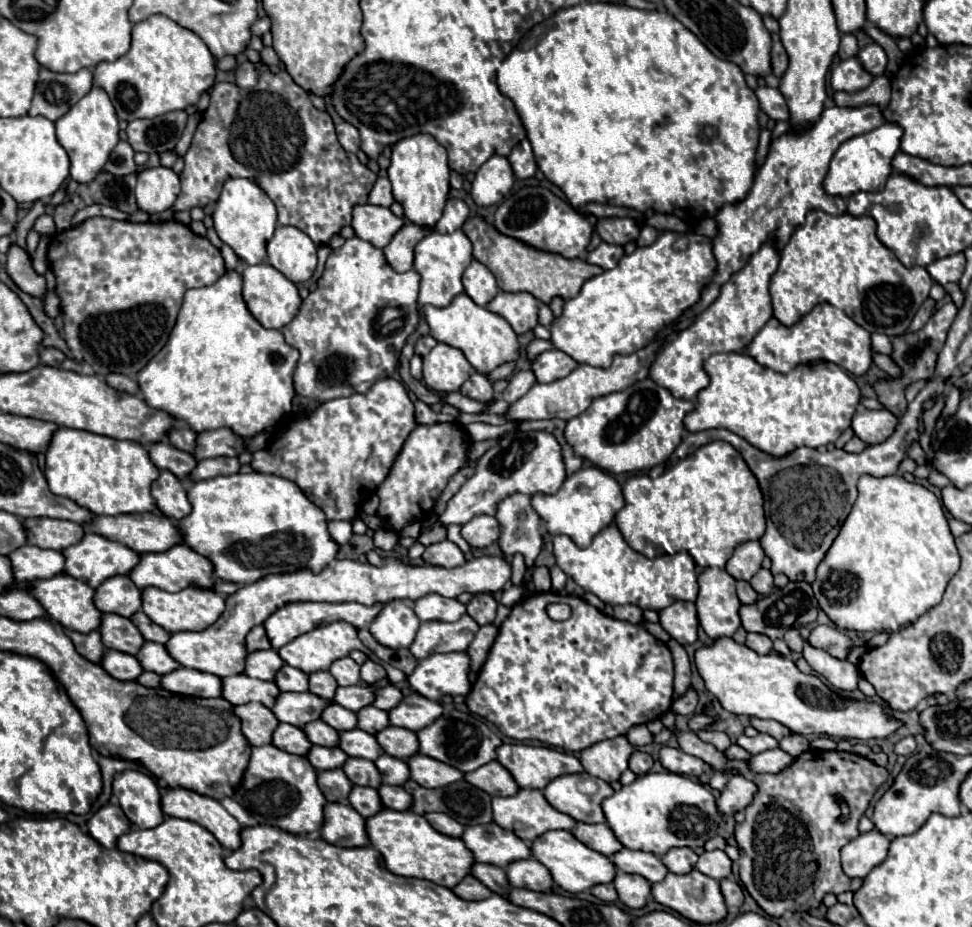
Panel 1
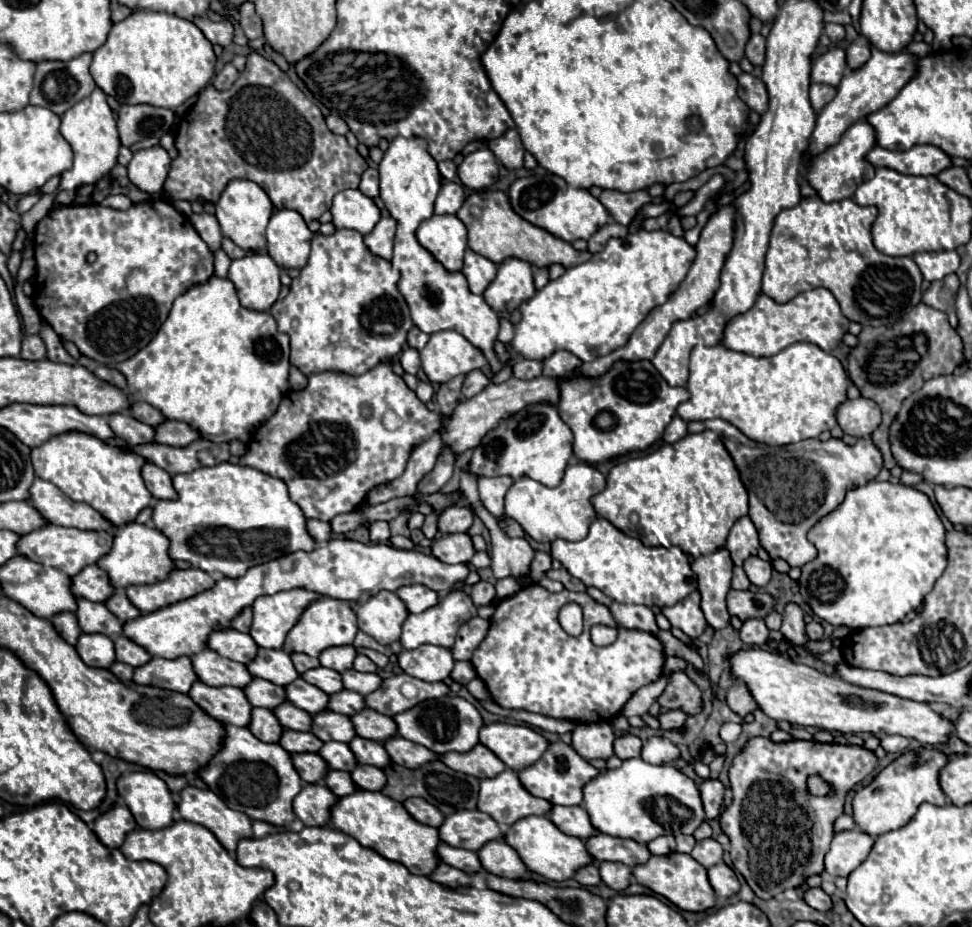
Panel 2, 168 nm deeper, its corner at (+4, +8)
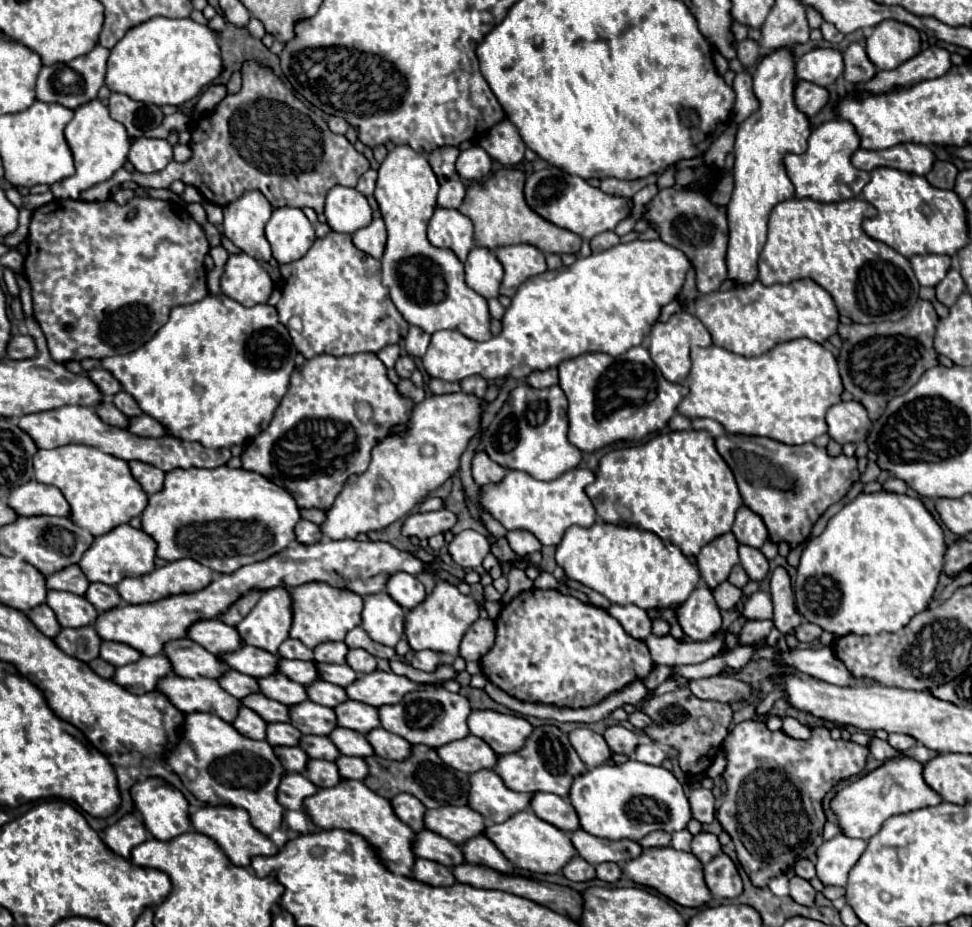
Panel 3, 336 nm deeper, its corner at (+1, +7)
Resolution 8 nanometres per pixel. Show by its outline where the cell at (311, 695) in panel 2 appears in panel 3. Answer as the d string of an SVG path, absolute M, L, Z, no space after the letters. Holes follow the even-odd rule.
M280 672L260 678L258 680L258 688L260 688L260 692L266 698L276 700L276 702L286 704L286 706L292 706L296 702L308 700L308 696L304 694L304 686L296 684L296 682L288 680L288 678L284 678L284 674L280 674Z

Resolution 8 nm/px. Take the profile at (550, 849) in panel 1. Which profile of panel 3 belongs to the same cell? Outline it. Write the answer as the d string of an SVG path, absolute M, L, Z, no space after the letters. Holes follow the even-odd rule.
M522 810L504 820L502 824L486 826L482 832L516 868L530 870L536 874L556 874L562 870L562 866L576 856L576 850L572 850L572 842L568 842L568 834L558 830L556 826L540 820L532 810Z

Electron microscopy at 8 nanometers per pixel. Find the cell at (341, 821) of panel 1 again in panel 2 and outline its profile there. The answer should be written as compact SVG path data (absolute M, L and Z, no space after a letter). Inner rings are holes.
M305 785L293 801L293 811L307 827L325 827L331 823L331 809L337 801L325 785Z

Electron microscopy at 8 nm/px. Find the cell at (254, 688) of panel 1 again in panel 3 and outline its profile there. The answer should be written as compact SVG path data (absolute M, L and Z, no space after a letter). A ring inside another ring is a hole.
M190 638L166 642L162 654L168 658L172 672L184 678L196 678L196 676L218 678L228 670L228 666L216 654L210 654Z

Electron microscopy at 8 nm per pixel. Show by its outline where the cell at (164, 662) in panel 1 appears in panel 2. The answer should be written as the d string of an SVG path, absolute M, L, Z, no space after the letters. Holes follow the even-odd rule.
M121 635L121 637L113 637L115 643L115 653L117 653L117 661L133 665L133 667L141 667L145 663L149 663L153 657L141 647L137 645L133 639Z

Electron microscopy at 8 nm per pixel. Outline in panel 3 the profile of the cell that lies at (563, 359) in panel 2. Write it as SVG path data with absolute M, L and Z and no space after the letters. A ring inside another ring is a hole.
M644 346L612 358L602 352L586 352L558 366L560 388L568 398L568 440L582 452L594 452L618 440L642 440L666 428L688 388L662 376Z

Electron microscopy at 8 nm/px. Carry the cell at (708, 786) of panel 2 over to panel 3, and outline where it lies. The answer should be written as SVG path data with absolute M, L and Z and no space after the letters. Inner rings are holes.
M692 788L688 792L688 802L690 802L690 812L692 818L698 822L712 822L714 820L714 796L706 788Z

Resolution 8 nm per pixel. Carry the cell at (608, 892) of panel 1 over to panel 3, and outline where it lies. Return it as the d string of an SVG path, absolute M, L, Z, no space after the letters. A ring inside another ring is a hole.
M574 856L564 868L562 868L562 874L572 880L572 882L586 882L586 880L592 880L596 878L596 870L592 864L588 864L584 858L580 856Z

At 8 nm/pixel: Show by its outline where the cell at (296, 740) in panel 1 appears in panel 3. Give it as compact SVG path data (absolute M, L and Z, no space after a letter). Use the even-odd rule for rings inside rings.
M240 706L236 720L232 722L232 726L246 738L252 740L264 740L266 738L266 722L252 710L248 710L246 706Z

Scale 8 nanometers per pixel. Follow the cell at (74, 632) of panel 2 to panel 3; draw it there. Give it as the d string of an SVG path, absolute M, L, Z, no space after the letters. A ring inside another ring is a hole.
M44 604L28 610L26 616L28 616L30 622L32 622L44 636L48 636L48 638L56 636L58 630L60 630L60 624L56 622L56 616L54 616L52 610L48 610L48 606L44 606Z

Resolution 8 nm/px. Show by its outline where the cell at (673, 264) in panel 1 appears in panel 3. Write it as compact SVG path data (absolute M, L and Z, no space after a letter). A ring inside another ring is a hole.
M632 240L628 244L612 246L604 252L590 254L588 258L578 258L570 266L560 266L556 270L546 270L544 274L528 278L514 294L510 306L502 316L502 330L486 342L476 342L464 338L456 330L438 330L432 334L426 352L426 372L432 378L446 382L460 382L466 376L478 374L486 380L514 378L524 380L532 372L556 368L560 362L580 356L588 350L602 350L608 356L620 356L626 350L640 346L658 320L660 310L670 304L680 292L686 272L690 268L688 258L680 250L660 242L660 240Z

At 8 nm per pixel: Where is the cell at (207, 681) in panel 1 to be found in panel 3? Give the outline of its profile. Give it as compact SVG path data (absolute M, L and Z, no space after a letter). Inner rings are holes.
M162 654L140 656L140 660L116 668L112 680L132 694L146 694L152 692L156 688L156 682L168 676L170 672L172 668L168 666L168 660Z

